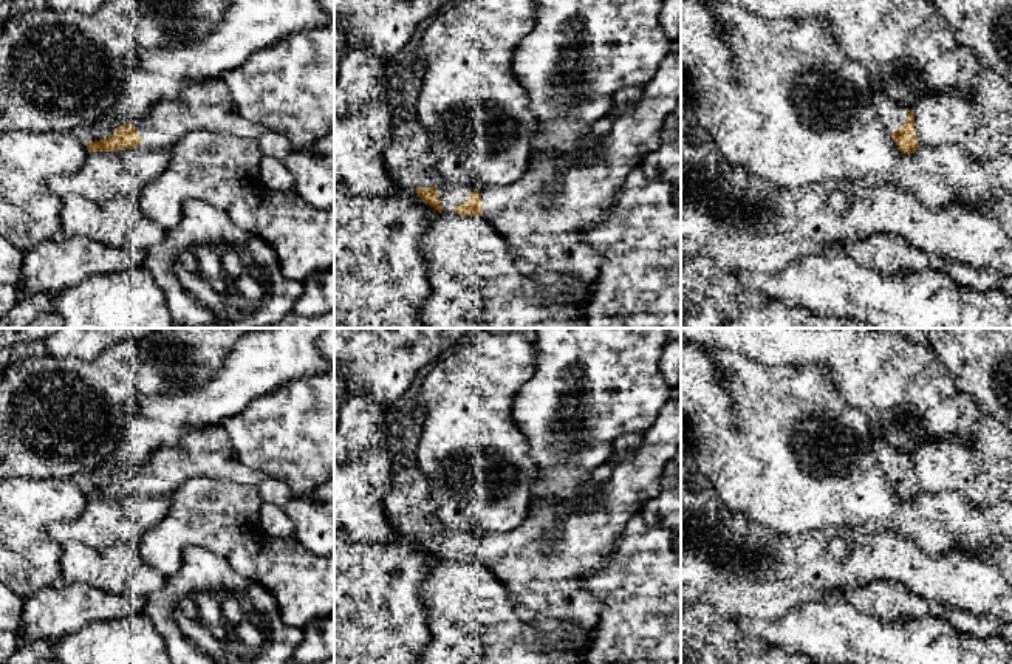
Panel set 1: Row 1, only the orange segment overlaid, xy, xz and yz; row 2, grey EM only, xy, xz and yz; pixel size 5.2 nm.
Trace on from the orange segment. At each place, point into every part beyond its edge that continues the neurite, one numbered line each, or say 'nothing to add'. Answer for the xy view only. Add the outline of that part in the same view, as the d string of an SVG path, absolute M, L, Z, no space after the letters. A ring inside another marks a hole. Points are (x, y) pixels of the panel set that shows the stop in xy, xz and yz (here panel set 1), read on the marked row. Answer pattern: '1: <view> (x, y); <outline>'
1: xy (208, 106); M223 79L187 85L176 99L153 105L135 127L144 139L135 145L139 152L172 149L195 130L252 138L263 156L277 159L291 173L294 190L308 204L334 207L334 133L306 149L294 149L283 135L241 118Z

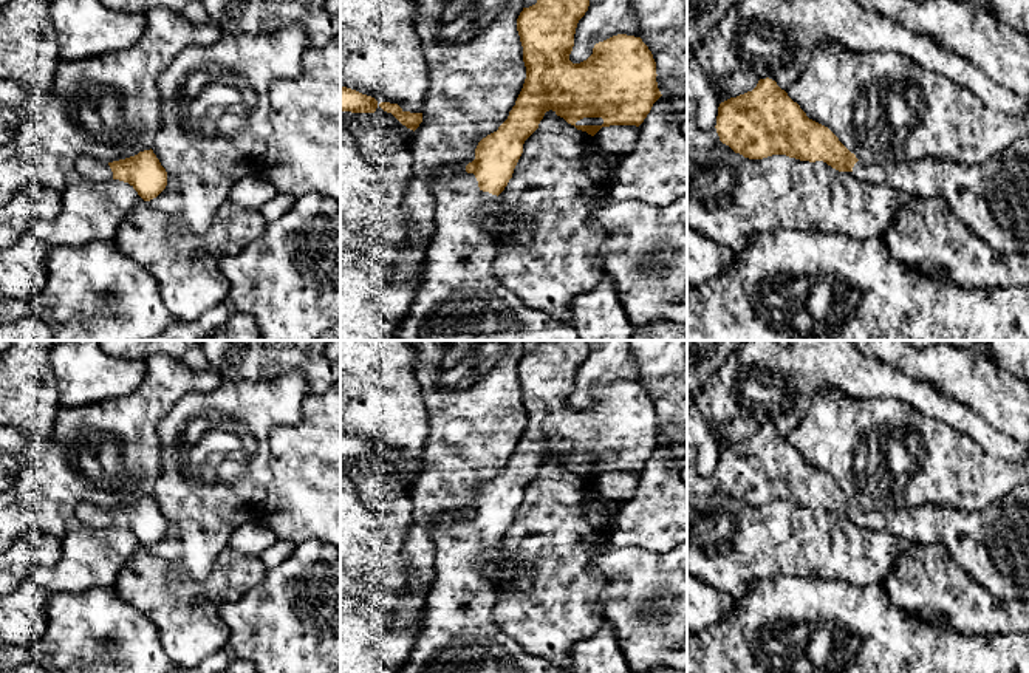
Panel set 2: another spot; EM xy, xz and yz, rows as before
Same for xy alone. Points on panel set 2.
1: xy (88, 167); M82 156L77 159L74 167L80 176L91 181L108 181L113 179L110 166L91 156Z

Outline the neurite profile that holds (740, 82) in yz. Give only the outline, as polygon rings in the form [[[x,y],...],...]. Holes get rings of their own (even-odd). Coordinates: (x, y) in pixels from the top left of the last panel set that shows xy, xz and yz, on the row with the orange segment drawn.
[[[735,71],[724,80],[724,90],[727,97],[737,97],[747,91],[752,91],[758,84],[758,76],[746,71]]]

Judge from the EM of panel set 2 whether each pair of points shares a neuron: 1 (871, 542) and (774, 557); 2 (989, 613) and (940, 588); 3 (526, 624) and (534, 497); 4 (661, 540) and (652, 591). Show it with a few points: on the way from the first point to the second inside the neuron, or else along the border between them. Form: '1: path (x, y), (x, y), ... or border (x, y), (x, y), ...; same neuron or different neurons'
1: path (847, 548), (799, 548); same neuron
2: path (977, 611), (952, 599); same neuron
3: path (546, 593), (546, 528); same neuron
4: border (624, 545), (639, 545), (658, 551), (670, 550); different neurons

